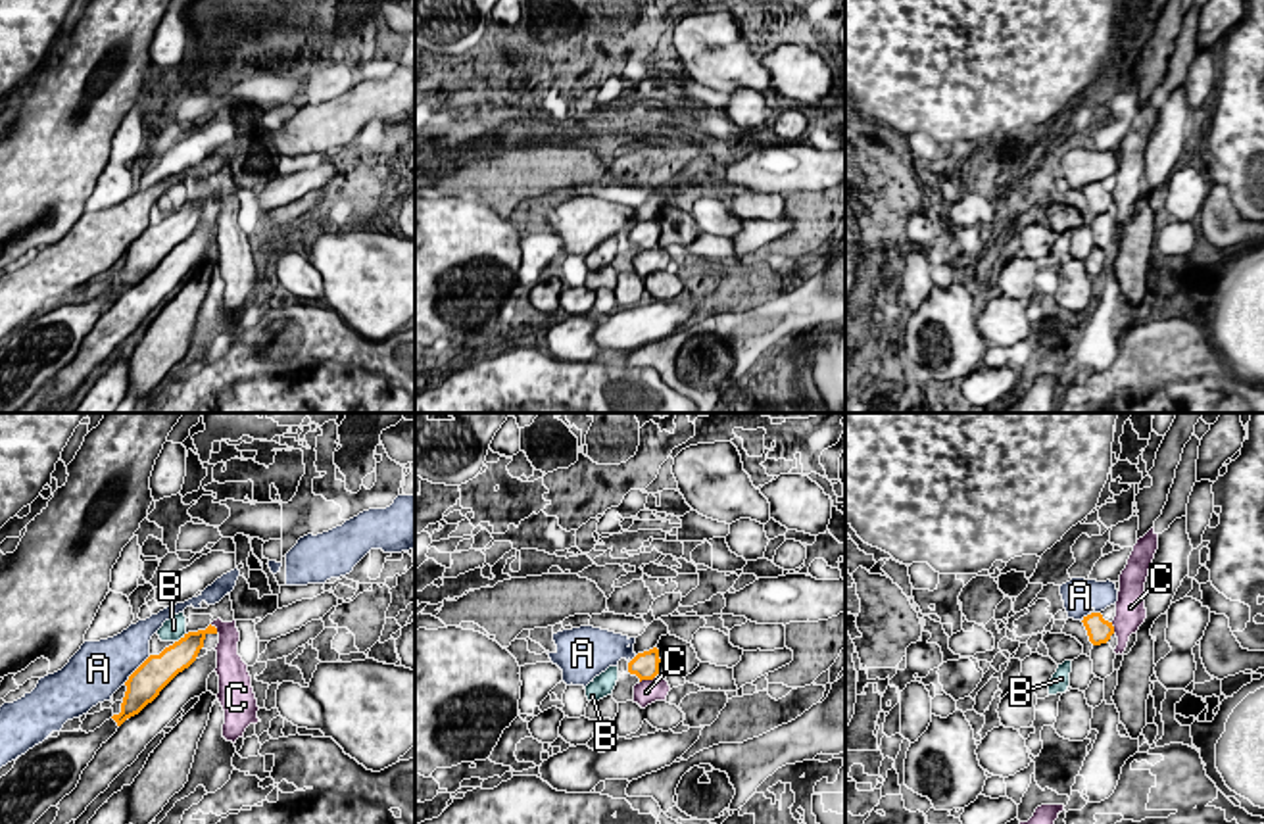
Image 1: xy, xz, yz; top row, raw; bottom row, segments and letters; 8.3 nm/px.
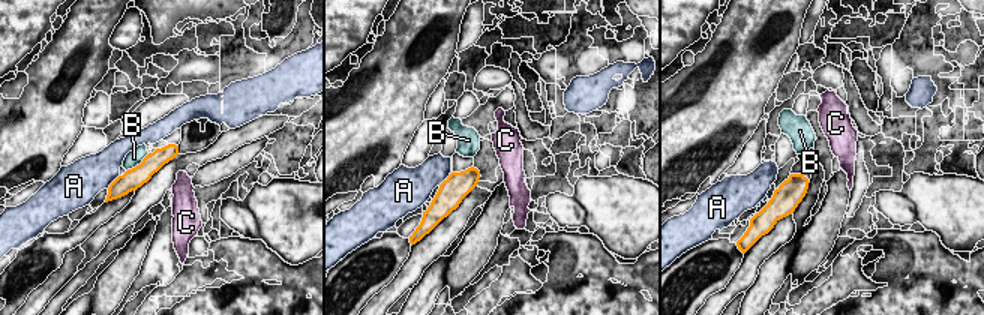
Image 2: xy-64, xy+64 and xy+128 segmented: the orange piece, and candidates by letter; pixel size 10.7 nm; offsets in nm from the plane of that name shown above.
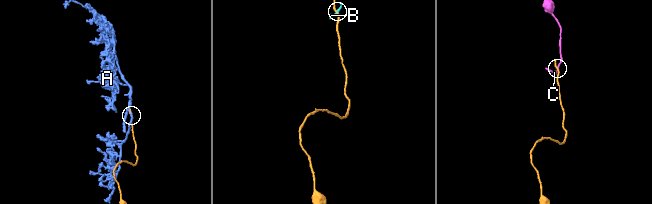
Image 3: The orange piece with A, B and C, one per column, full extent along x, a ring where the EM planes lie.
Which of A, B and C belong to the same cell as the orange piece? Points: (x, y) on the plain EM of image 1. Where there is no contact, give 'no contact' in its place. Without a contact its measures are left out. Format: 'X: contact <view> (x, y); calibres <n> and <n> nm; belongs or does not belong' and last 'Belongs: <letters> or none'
A: contact xy (137, 239); calibres 280 and 420 nm; does not belong
B: contact xy (181, 208); calibres 240 and 190 nm; does not belong
C: contact xz (646, 248); calibres 220 and 200 nm; does not belong
Belongs: none

